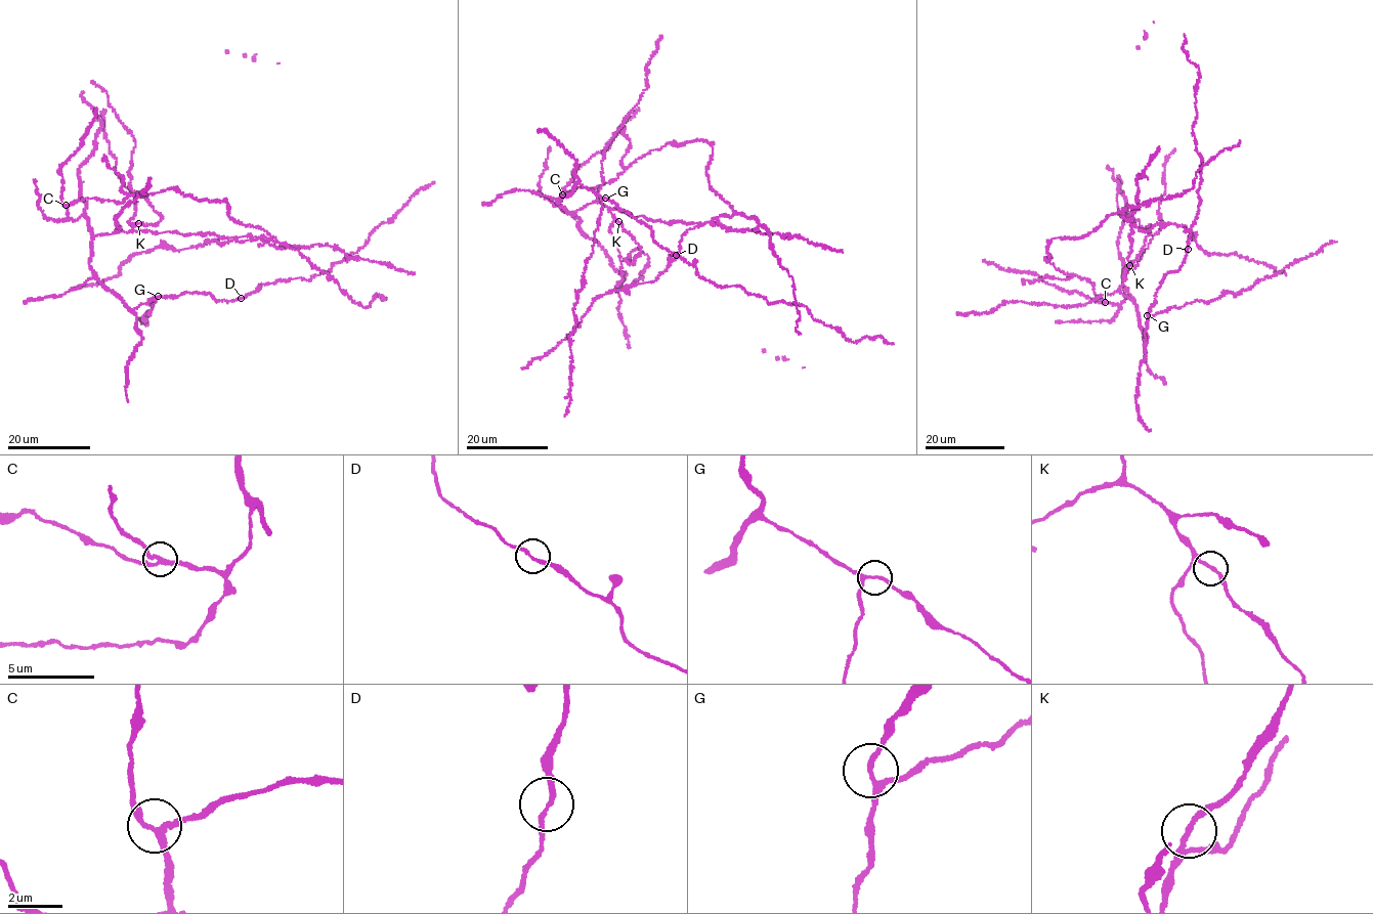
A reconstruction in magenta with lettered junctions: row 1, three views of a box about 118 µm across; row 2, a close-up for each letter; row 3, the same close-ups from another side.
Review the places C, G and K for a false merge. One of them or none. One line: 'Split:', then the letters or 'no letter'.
Split: no letter

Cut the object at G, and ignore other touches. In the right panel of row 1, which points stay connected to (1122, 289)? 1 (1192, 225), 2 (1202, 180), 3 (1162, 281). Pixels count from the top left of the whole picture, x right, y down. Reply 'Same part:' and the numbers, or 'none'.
Same part: none

